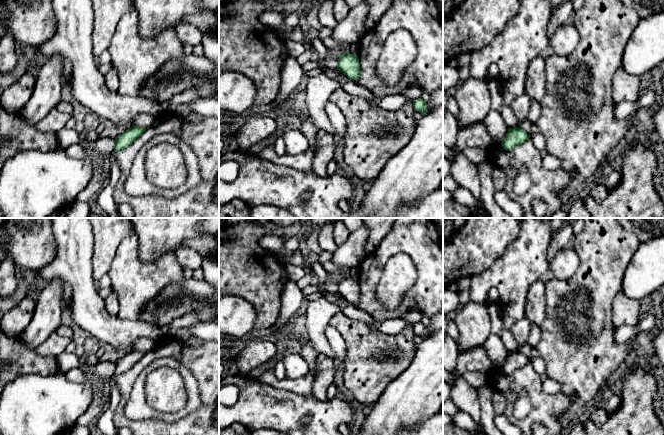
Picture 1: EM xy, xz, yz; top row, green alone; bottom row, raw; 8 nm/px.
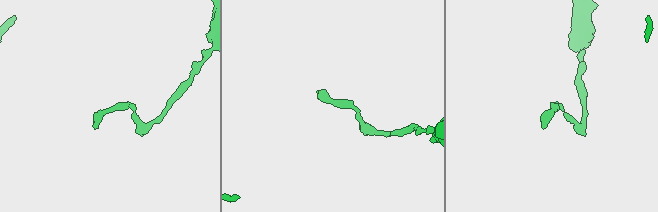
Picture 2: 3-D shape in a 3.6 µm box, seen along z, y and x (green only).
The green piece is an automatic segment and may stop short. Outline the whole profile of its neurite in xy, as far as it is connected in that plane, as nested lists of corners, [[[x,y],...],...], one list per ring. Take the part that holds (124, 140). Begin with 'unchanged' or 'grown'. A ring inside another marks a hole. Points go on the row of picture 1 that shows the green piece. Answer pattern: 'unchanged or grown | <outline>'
unchanged | [[[136,127],[126,130],[123,134],[119,135],[115,139],[114,152],[122,151],[127,148],[133,141],[135,141],[147,128]]]

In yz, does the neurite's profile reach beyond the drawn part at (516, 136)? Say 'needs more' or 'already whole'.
already whole

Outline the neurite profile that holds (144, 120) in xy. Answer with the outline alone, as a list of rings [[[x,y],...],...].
[[[142,113],[140,115],[135,116],[131,123],[136,127],[148,128],[153,126],[157,121],[157,118],[148,114]]]

